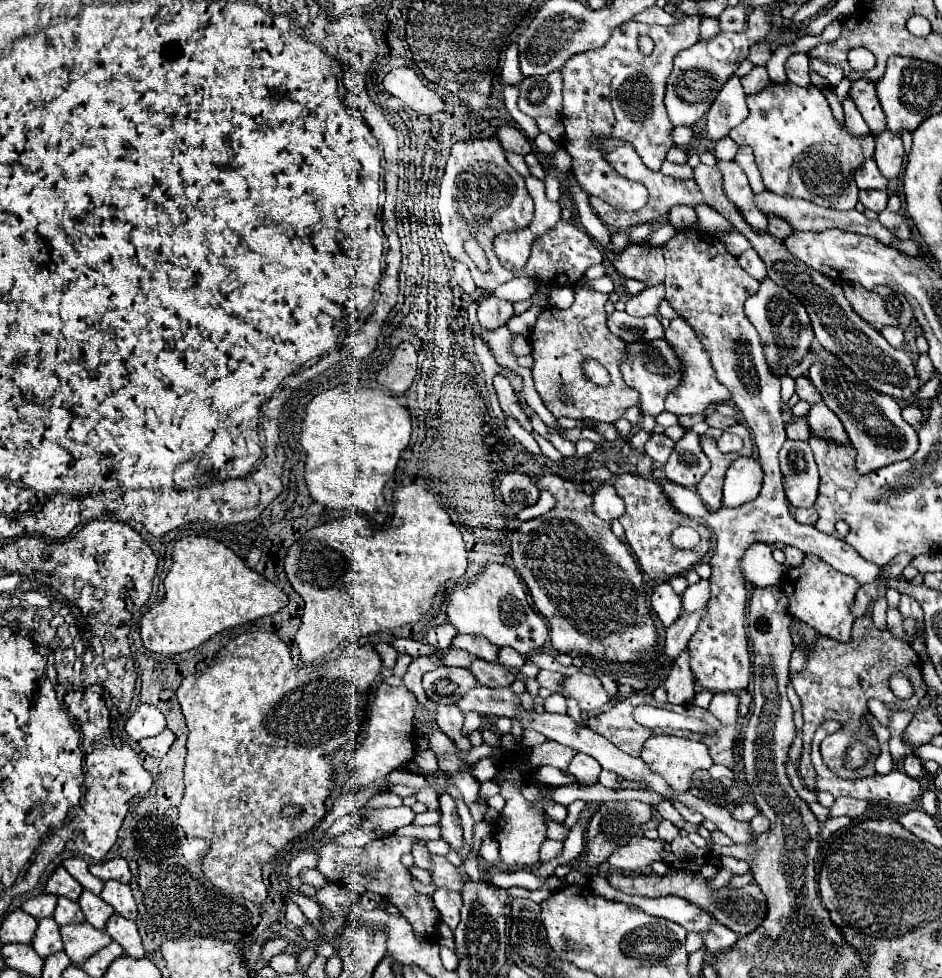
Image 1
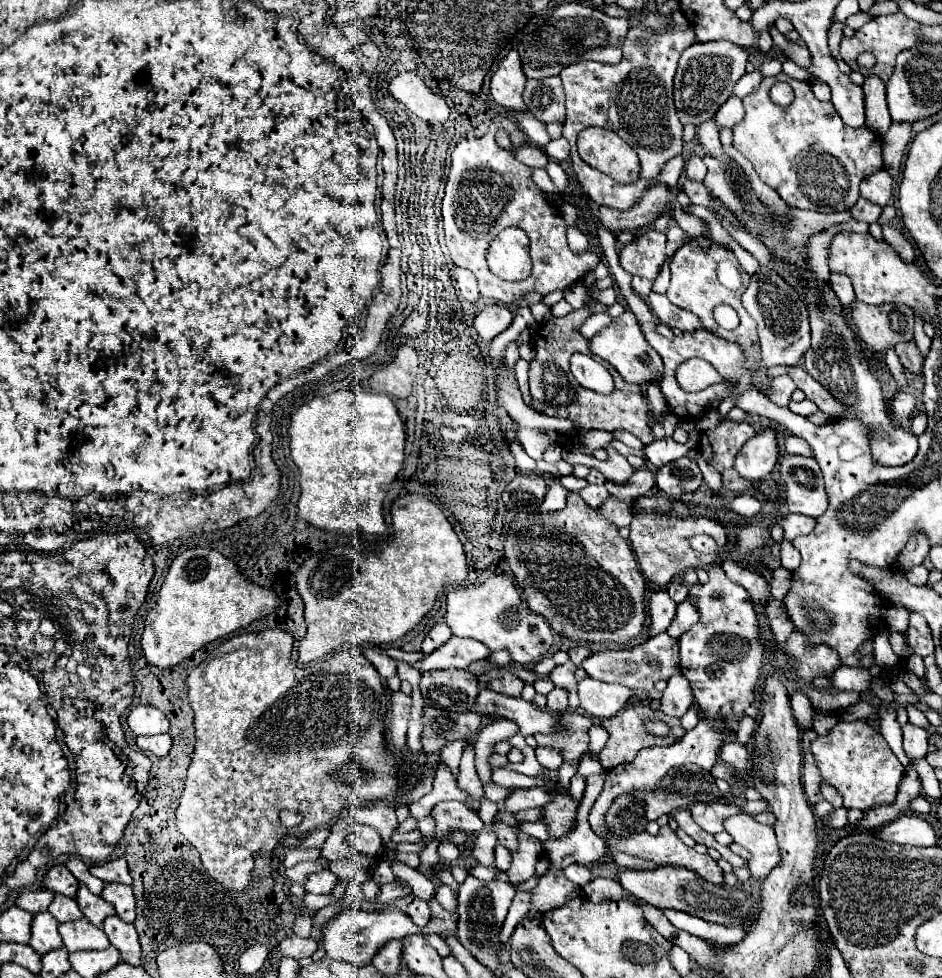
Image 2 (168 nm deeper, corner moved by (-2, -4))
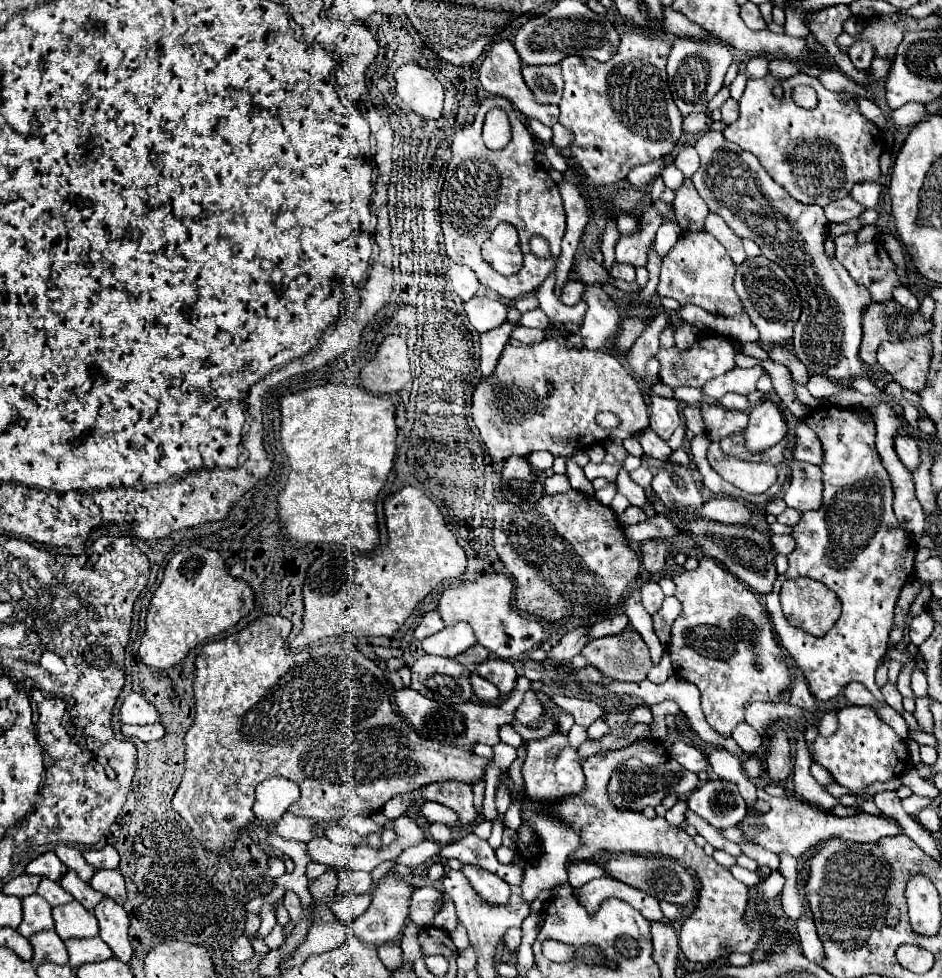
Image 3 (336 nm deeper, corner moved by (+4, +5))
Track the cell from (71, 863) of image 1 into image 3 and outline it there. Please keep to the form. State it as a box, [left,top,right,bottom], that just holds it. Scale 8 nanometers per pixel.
[55,845,95,881]

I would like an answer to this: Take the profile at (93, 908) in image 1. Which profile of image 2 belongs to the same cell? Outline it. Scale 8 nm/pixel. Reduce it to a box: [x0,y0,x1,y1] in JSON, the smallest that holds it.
[75,886,115,926]

